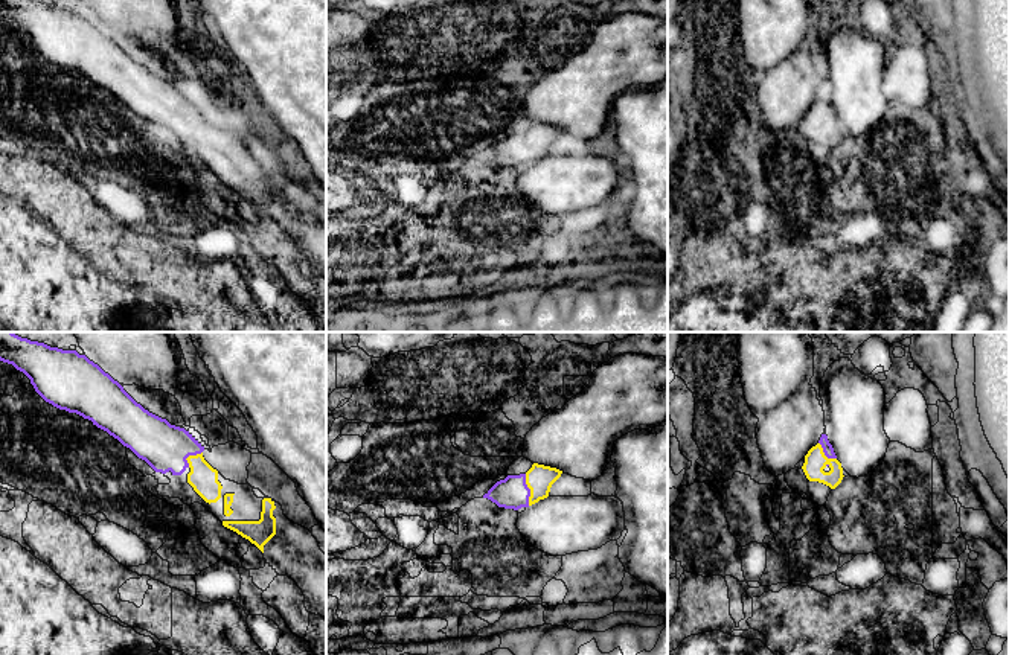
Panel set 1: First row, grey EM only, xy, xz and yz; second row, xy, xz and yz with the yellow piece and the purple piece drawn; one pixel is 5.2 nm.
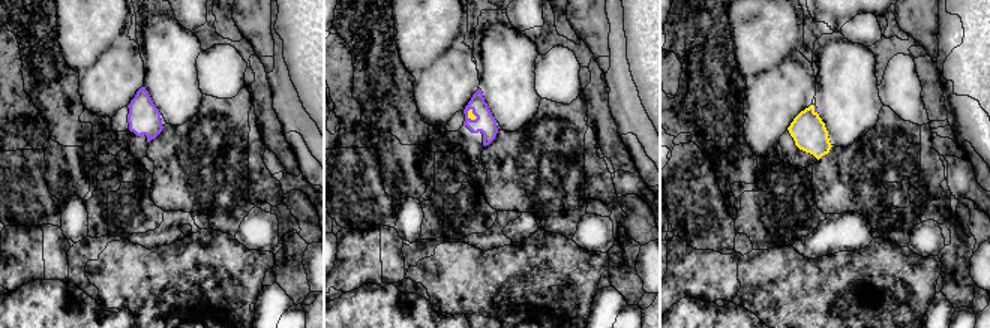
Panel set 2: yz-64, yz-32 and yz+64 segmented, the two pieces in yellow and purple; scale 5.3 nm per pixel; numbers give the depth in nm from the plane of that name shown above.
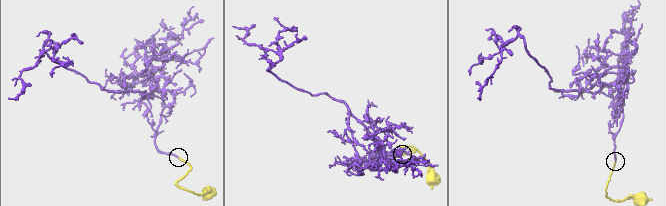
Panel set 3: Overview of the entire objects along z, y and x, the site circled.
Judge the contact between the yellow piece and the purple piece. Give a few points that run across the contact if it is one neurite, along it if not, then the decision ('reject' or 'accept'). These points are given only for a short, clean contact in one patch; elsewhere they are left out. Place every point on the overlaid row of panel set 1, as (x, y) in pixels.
xz (538, 479), (529, 488), (512, 492) | accept

